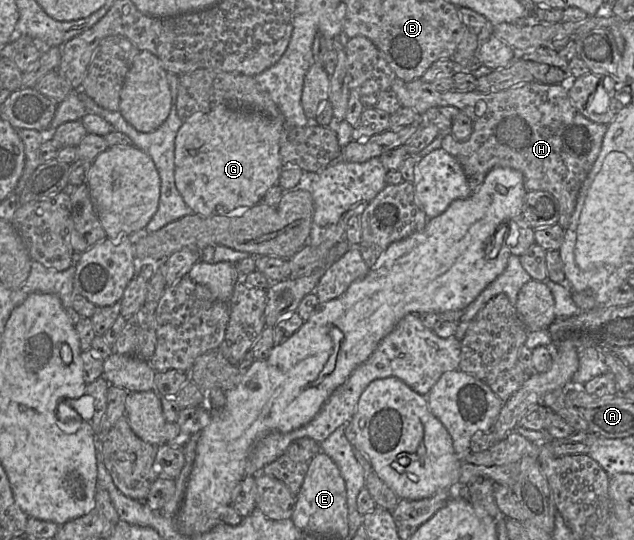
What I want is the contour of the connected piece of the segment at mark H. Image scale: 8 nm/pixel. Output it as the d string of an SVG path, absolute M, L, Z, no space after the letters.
M395 79L390 90L396 94L401 107L423 115L432 107L453 106L465 113L472 121L473 132L465 141L456 140L449 132L443 132L441 147L462 166L472 193L480 188L486 175L494 168L505 167L522 173L527 191L547 191L559 204L558 224L566 231L574 212L580 188L598 157L607 125L585 117L571 102L567 86L560 84L527 83L496 93L483 94L476 90L458 92L436 91L431 83L421 79L404 82Z

